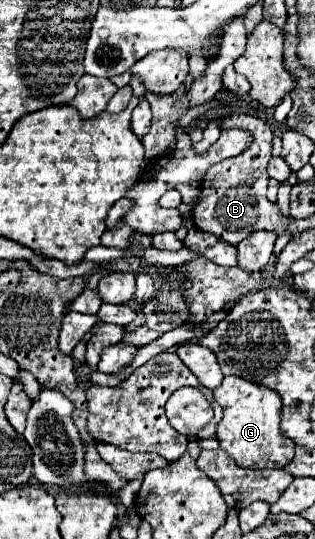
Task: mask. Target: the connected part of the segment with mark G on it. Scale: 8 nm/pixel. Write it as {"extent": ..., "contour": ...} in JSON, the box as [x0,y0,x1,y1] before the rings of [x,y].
{"extent":[213,377,295,469],"contour":[[[225,377],[213,393],[223,407],[223,419],[217,425],[221,449],[235,459],[237,465],[249,469],[279,469],[295,455],[295,443],[281,435],[281,397],[273,389],[245,381],[241,377]]]}

